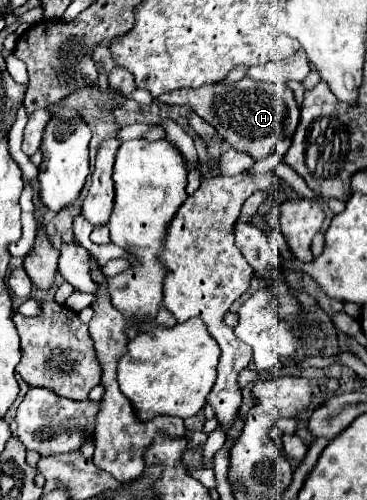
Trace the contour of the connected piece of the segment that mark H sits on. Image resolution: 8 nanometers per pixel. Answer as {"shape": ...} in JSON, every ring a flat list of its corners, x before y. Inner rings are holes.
{"shape":[[251,77,227,85,225,79,217,85,203,85,199,89,179,89,159,97,169,105,185,105,195,111,203,121,217,129,217,135,233,149,251,155,253,159,267,157,279,139,279,135,293,135,299,123,299,109,293,91,283,83,263,83]]}

